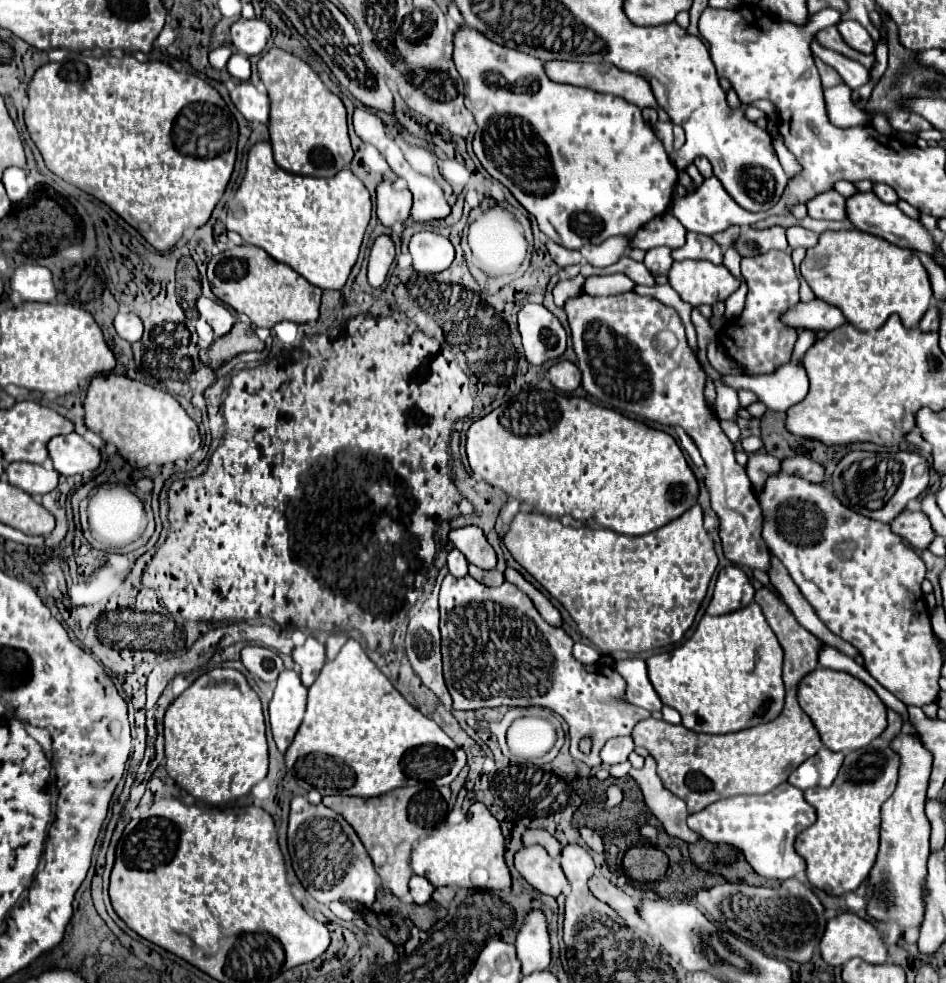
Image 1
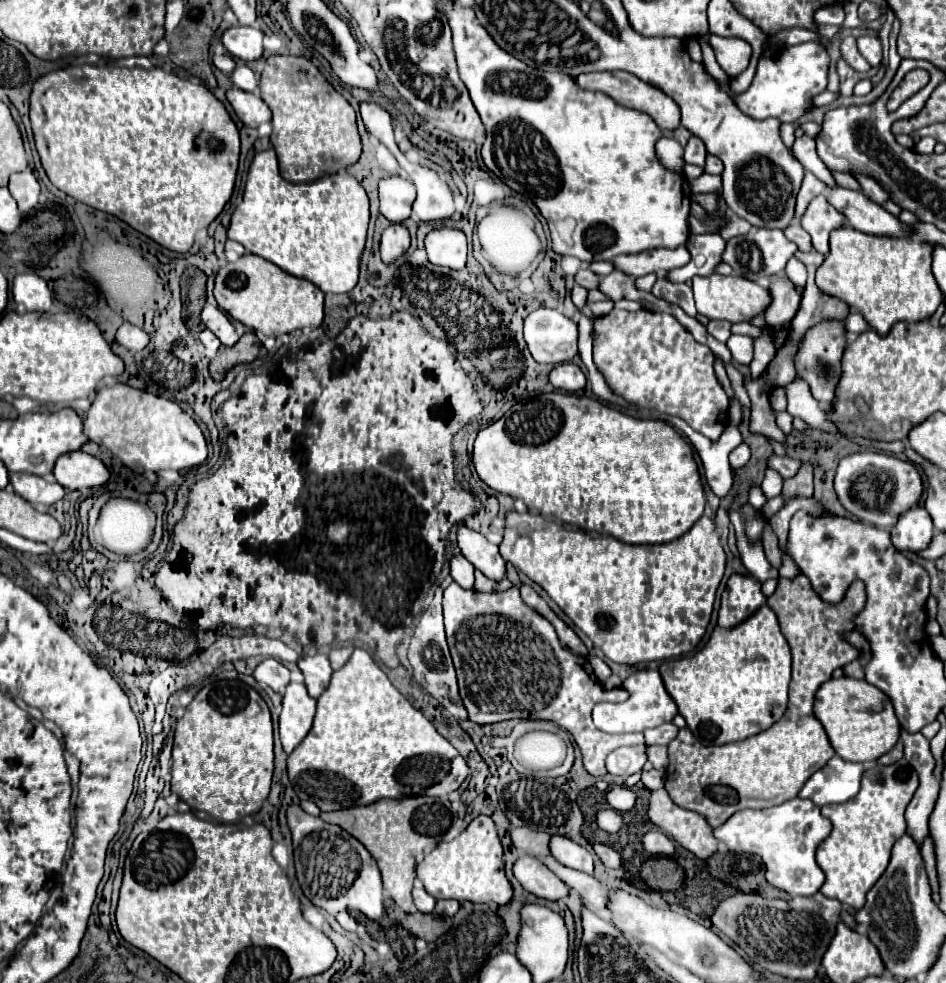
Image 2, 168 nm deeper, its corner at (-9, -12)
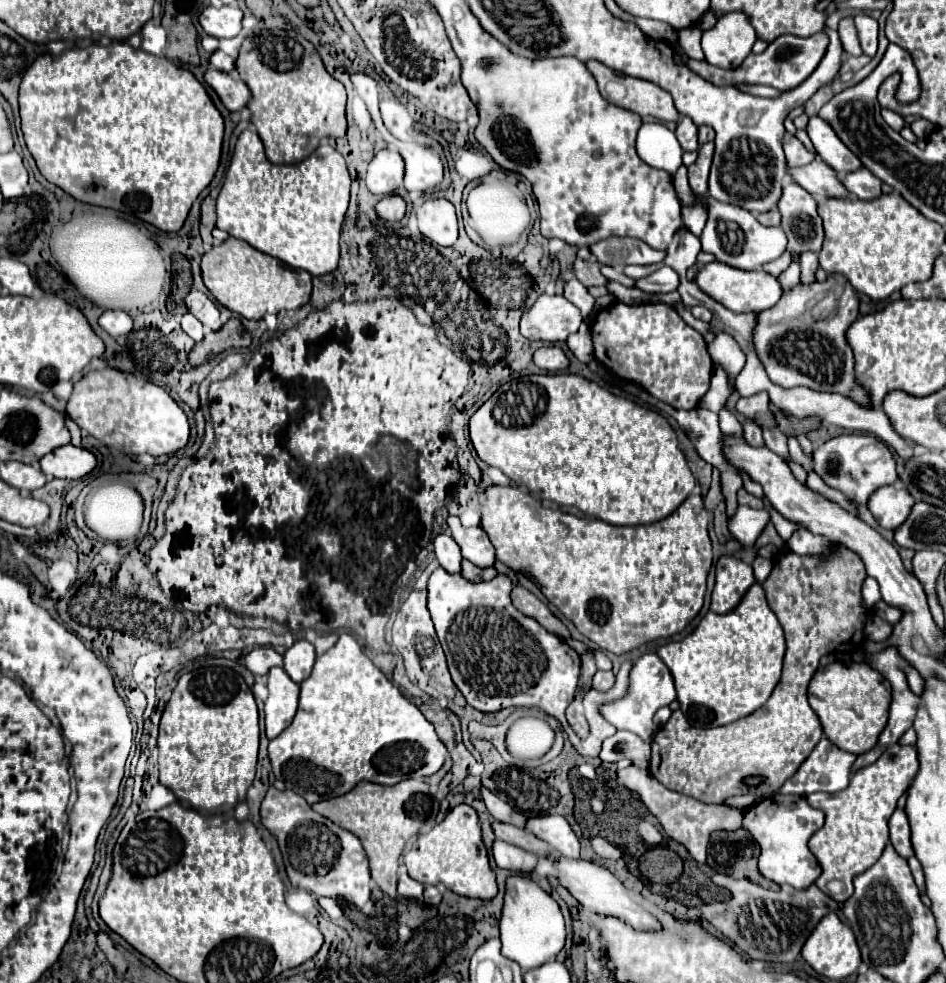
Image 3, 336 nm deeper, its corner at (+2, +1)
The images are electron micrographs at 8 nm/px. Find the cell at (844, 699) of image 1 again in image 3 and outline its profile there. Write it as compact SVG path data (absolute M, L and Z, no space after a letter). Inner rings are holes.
M831 663L819 667L809 683L809 705L817 713L823 733L839 749L849 753L865 753L877 745L889 715L891 685L865 663Z

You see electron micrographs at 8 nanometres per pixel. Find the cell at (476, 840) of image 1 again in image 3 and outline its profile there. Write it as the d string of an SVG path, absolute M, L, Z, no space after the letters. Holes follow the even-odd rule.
M457 805L429 833L419 835L411 849L403 853L403 863L409 875L423 885L443 885L457 895L477 899L493 899L497 895L497 881L489 867L479 817L471 805Z

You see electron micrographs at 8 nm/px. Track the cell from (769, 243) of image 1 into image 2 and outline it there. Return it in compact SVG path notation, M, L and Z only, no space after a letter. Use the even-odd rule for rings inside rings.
M752 228L748 234L744 236L734 236L726 242L726 248L722 252L722 262L730 264L736 276L748 278L748 280L766 280L772 274L784 272L786 262L794 256L794 252L798 250L798 246L794 242L790 242L788 238L784 238L782 230L776 228Z

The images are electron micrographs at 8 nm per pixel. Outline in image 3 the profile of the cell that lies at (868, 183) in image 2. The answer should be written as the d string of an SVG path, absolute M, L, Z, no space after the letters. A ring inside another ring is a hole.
M811 117L807 123L807 135L813 141L817 153L821 159L835 169L839 175L853 173L853 169L861 169L861 161L857 155L853 155L835 135L835 131L821 119L821 117Z

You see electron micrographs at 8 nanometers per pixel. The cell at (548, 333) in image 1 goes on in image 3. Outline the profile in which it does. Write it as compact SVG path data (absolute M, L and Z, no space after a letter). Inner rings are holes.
M539 295L535 305L525 309L523 317L521 317L521 335L529 341L549 341L549 343L557 343L557 341L565 341L571 333L575 333L581 325L581 313L579 309L569 303L565 297L555 295Z

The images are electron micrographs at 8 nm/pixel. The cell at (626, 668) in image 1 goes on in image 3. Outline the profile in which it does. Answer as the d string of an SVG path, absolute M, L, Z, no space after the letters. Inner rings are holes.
M645 653L633 663L633 669L629 671L627 693L617 701L601 705L601 715L611 725L617 727L617 730L632 731L645 742L651 742L658 729L653 722L655 711L669 705L673 699L675 699L675 685L673 685L673 677L671 677L669 669L655 653Z

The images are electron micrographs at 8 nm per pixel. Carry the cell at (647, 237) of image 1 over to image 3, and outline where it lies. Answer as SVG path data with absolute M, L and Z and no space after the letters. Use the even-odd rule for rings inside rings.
M609 237L589 247L591 253L609 267L623 269L625 265L649 265L665 259L665 251L649 249L643 241L633 241L629 237Z

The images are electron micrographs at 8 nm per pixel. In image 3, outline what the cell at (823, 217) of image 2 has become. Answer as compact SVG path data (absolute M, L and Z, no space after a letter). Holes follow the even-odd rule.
M797 183L783 185L783 195L779 201L781 227L789 237L787 249L793 255L803 251L819 251L823 245L823 227L821 217L817 215L817 201L811 193L801 189Z

